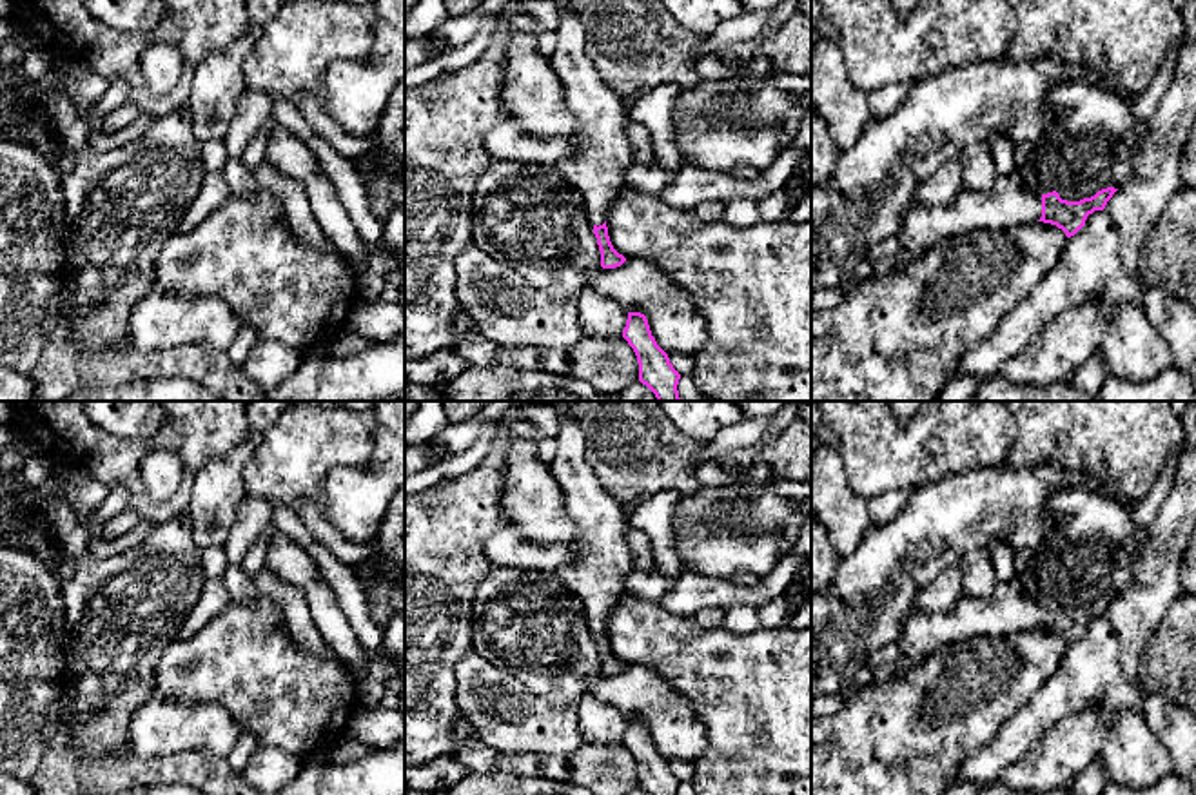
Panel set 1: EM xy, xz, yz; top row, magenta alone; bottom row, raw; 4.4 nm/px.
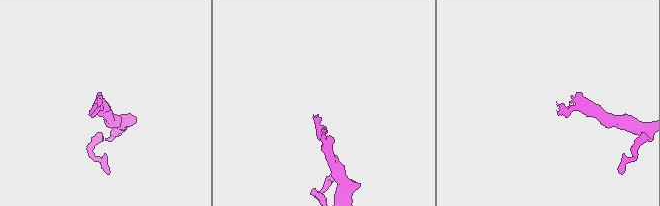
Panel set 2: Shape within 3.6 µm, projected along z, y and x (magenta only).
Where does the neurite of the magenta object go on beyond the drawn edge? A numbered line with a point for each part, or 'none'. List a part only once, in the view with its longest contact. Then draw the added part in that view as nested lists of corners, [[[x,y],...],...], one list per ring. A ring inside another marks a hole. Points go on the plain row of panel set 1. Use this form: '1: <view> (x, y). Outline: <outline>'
1: yz (1008, 610). Outline: [[[1018,577],[998,583],[987,599],[962,597],[951,612],[906,617],[897,644],[918,664],[946,644],[967,637],[1007,637],[1042,624],[1042,603],[1033,601]]]

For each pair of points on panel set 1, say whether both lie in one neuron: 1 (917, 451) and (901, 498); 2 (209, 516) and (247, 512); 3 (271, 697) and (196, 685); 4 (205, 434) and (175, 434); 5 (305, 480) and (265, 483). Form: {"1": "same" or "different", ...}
{"1": "different", "2": "different", "3": "same", "4": "same", "5": "same"}

